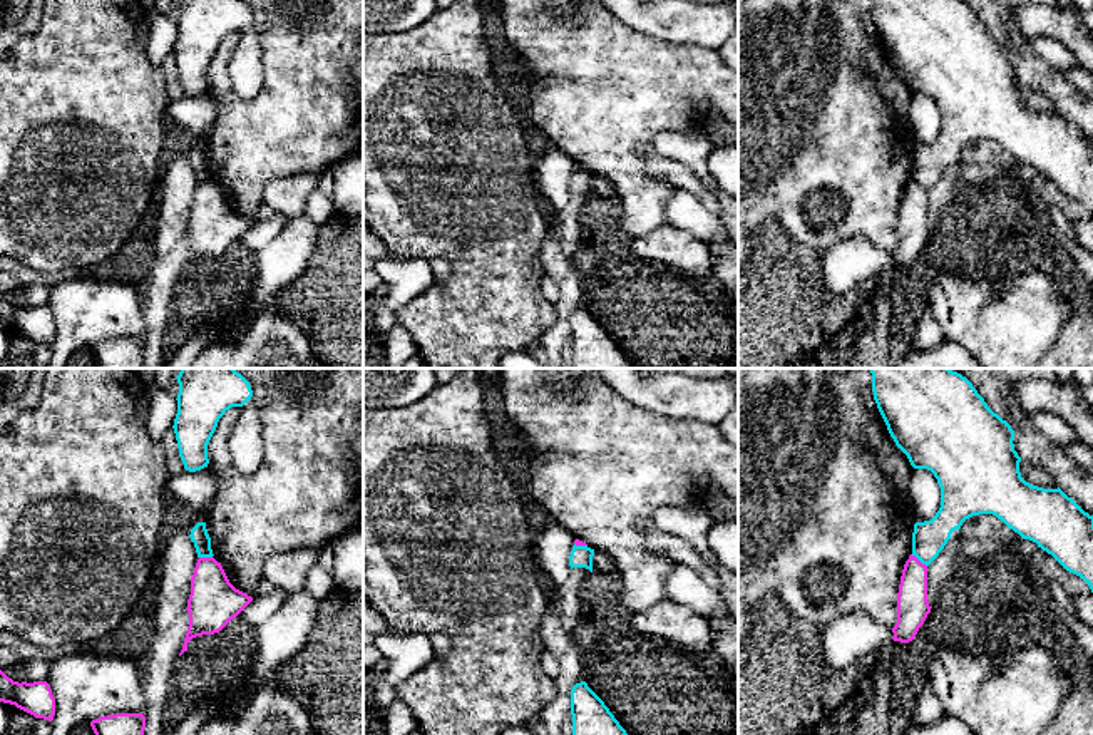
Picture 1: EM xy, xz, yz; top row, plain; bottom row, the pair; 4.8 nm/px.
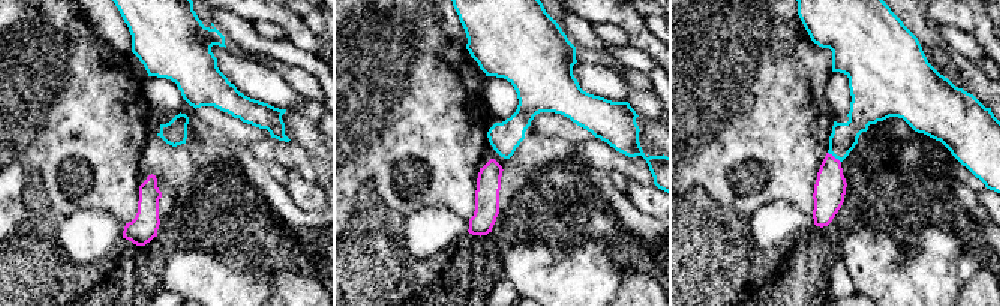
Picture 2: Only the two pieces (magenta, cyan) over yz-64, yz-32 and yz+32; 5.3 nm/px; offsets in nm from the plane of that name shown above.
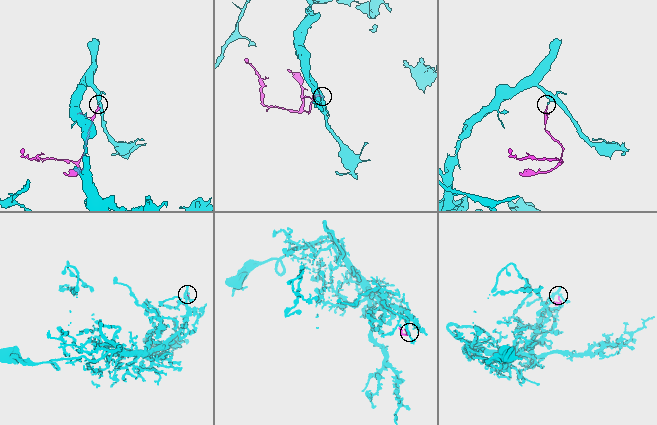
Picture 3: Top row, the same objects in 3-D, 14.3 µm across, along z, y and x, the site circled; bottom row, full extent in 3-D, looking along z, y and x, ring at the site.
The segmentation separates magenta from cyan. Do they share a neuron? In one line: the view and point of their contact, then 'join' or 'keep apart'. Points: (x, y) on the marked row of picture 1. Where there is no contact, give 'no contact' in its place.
contact yz (918, 560); keep apart

